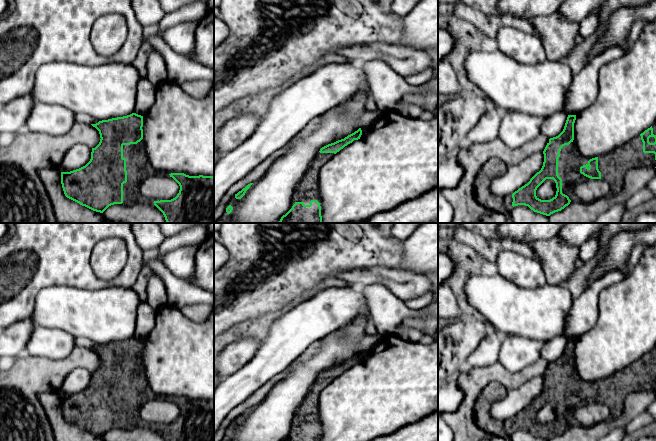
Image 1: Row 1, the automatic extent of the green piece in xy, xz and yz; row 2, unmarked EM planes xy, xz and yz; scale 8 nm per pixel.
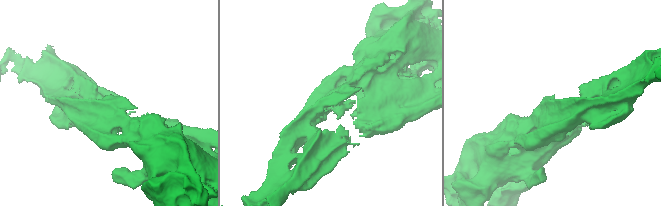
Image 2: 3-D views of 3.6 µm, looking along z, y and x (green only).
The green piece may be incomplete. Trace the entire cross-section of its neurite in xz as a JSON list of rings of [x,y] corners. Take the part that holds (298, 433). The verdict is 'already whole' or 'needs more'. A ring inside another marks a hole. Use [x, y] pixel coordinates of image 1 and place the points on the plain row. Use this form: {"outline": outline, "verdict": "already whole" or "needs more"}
{"outline": [[[311,424],[309,429],[305,429],[304,426],[295,426],[282,441],[322,441],[321,430],[317,424]]], "verdict": "already whole"}

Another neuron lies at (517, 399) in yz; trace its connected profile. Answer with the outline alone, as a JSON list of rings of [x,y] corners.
[[[536,376],[517,388],[509,389],[502,400],[492,403],[491,416],[503,421],[512,419],[541,394],[543,386],[543,376]]]

